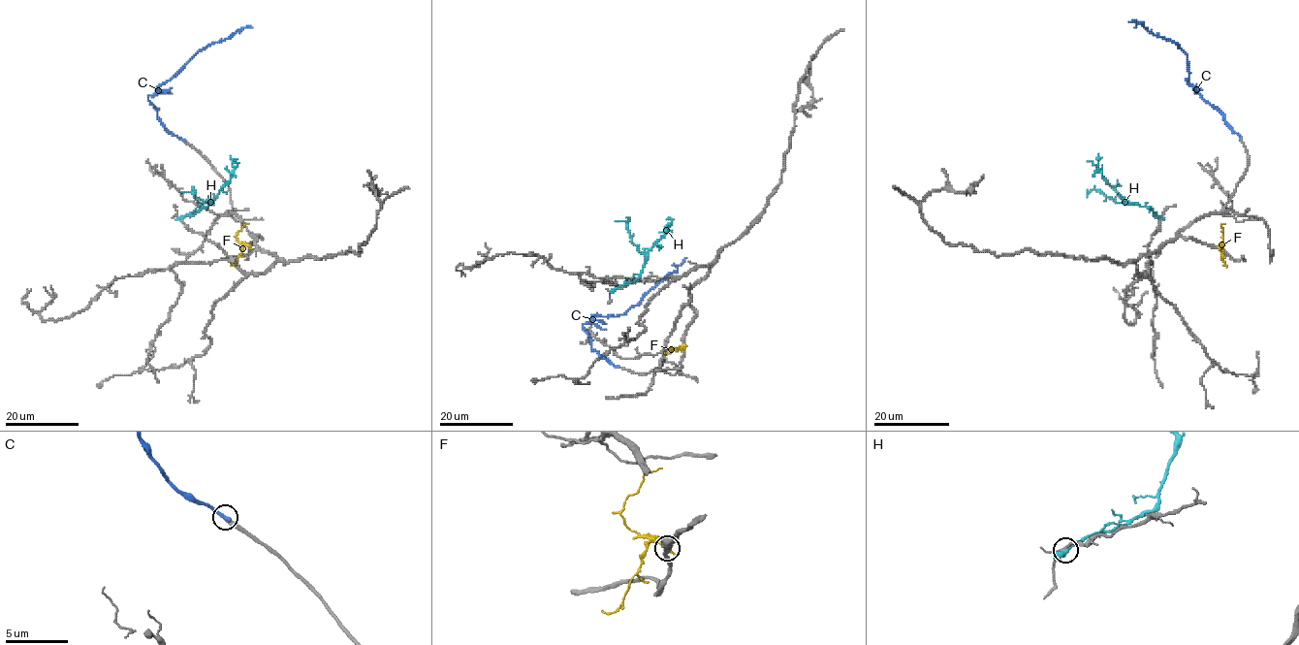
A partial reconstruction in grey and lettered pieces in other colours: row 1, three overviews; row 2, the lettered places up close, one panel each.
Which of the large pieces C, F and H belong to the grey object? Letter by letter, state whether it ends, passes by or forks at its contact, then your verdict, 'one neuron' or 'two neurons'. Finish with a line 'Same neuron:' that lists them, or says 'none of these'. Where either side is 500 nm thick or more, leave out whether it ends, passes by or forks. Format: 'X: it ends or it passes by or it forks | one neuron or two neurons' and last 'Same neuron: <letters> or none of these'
C: it ends | two neurons
F: two neurons
H: two neurons
Same neuron: none of these

